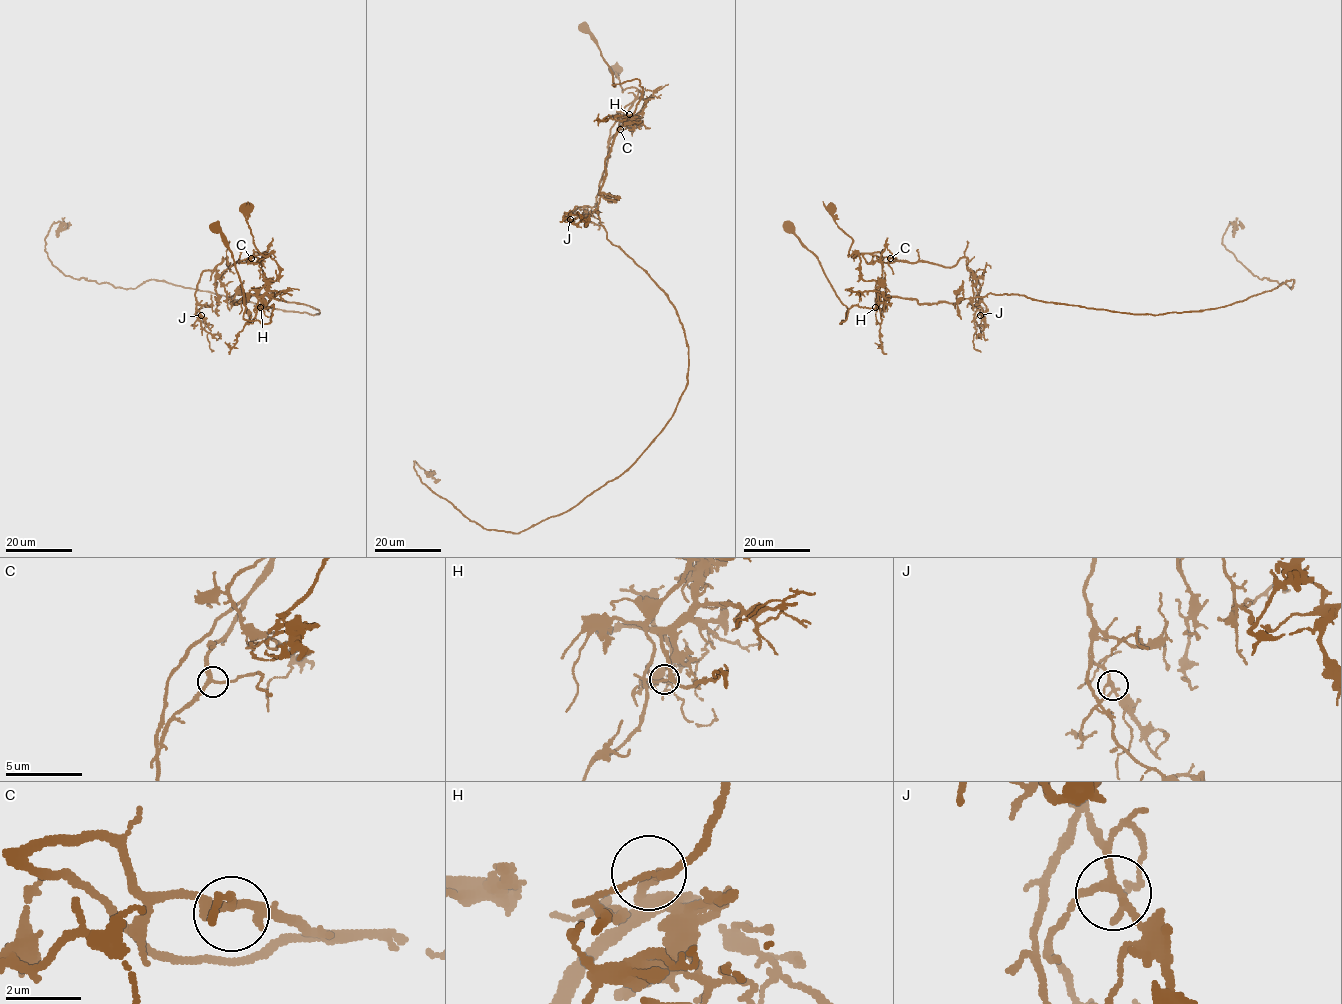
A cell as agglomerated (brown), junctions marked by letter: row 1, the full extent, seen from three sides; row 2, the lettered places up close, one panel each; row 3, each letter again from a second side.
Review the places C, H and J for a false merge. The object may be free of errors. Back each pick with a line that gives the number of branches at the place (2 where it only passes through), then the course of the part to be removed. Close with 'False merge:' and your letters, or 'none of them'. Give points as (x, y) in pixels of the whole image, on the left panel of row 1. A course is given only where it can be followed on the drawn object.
H: Branches: 3. Course of the part to remove: (260, 306), (257, 294), (279, 273), (268, 254), (205, 270), (195, 300), (211, 352)
False merge: H

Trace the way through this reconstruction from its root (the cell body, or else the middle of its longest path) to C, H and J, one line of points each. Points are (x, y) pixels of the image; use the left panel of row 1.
C: (213, 227), (231, 253), (243, 316), (269, 323), (273, 306), (260, 297), (279, 267), (263, 253), (251, 258)
H: (213, 227), (220, 233), (231, 253), (243, 291), (243, 316), (269, 323), (273, 306), (260, 306)
J: (213, 227), (243, 316), (269, 323), (273, 309), (256, 296), (231, 303), (205, 270), (201, 315)

